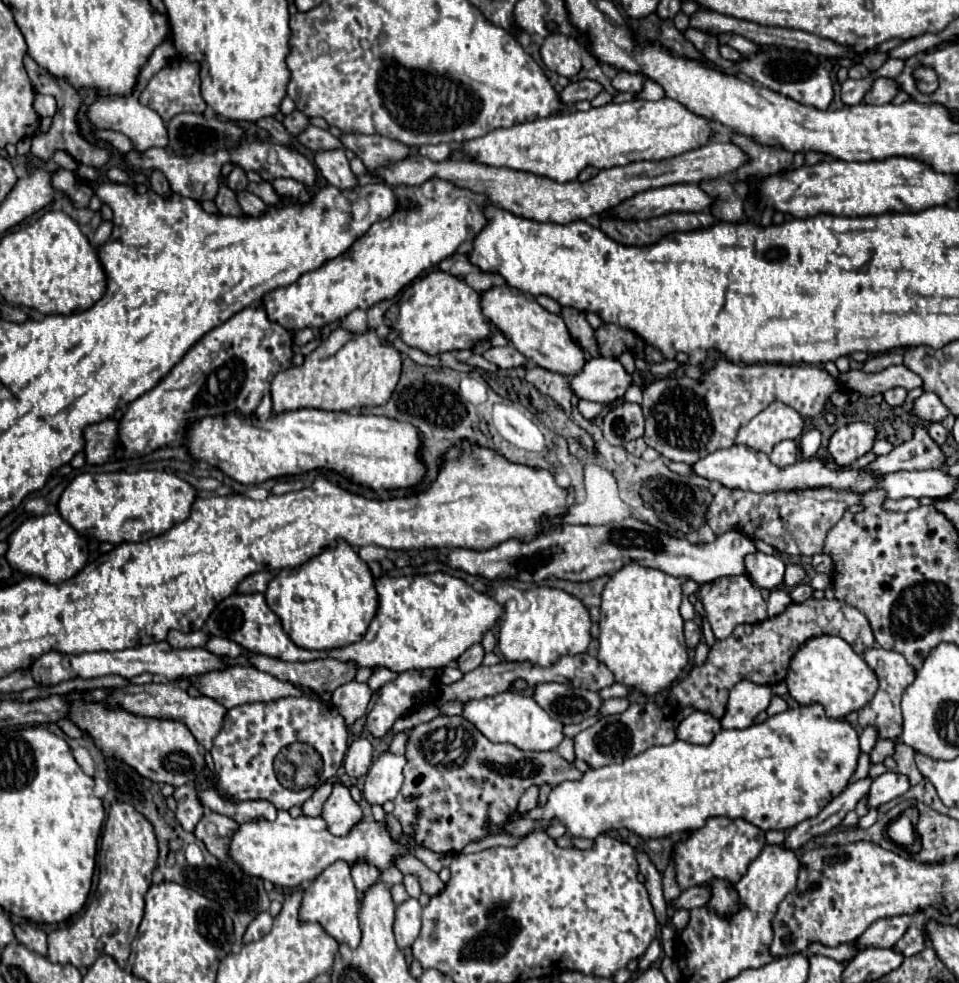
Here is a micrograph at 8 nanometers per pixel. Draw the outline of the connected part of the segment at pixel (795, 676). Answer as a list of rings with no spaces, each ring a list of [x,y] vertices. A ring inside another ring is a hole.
[[[815,636],[807,640],[793,656],[785,678],[789,694],[799,704],[823,704],[829,718],[845,718],[853,710],[861,710],[877,692],[877,676],[845,640],[837,636]]]

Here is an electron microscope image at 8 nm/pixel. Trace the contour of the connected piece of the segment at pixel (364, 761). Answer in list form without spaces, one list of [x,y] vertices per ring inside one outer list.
[[[357,738],[345,754],[345,772],[353,778],[361,778],[371,766],[371,742],[367,738]]]

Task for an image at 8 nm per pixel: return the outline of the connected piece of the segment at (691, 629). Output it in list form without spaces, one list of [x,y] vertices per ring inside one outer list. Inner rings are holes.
[[[693,620],[685,622],[685,640],[687,640],[689,648],[697,648],[697,644],[701,640],[701,626],[695,624]]]

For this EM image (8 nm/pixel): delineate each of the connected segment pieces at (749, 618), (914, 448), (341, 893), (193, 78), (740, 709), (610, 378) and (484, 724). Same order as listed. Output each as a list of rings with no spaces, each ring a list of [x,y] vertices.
[[[747,576],[717,578],[711,584],[703,584],[699,592],[701,592],[701,598],[703,598],[707,622],[711,624],[711,630],[713,630],[717,640],[729,638],[731,632],[735,630],[735,626],[739,626],[739,624],[745,624],[745,622],[755,624],[755,622],[763,622],[767,618],[765,600],[763,600],[759,588]]]
[[[917,424],[913,440],[897,446],[887,456],[879,456],[875,462],[861,468],[861,472],[869,472],[873,476],[887,476],[889,472],[899,470],[927,470],[941,466],[943,466],[941,448],[931,440],[927,426]]]
[[[337,860],[335,864],[325,868],[325,872],[319,878],[315,878],[311,884],[305,886],[303,904],[299,910],[301,920],[319,922],[327,934],[331,934],[341,944],[343,942],[349,944],[351,948],[357,948],[357,944],[361,942],[357,912],[359,912],[359,896],[351,878],[351,866],[345,864],[345,860]]]
[[[175,58],[171,64],[167,64],[149,80],[147,88],[139,96],[139,102],[153,108],[165,122],[177,116],[177,112],[201,112],[203,114],[207,104],[201,98],[201,74],[199,72],[201,68],[197,68],[197,64],[183,60],[183,58]]]
[[[741,680],[729,694],[727,712],[721,718],[723,728],[747,728],[753,724],[753,718],[763,712],[771,702],[771,688]]]
[[[589,358],[583,372],[571,378],[573,392],[591,402],[613,402],[621,398],[631,384],[645,390],[649,384],[661,378],[647,370],[635,370],[629,374],[617,358]]]
[[[503,692],[491,698],[469,700],[465,704],[463,716],[491,742],[511,742],[521,750],[555,750],[565,738],[563,724],[549,718],[549,714],[535,702],[535,698],[523,696],[519,692]]]

